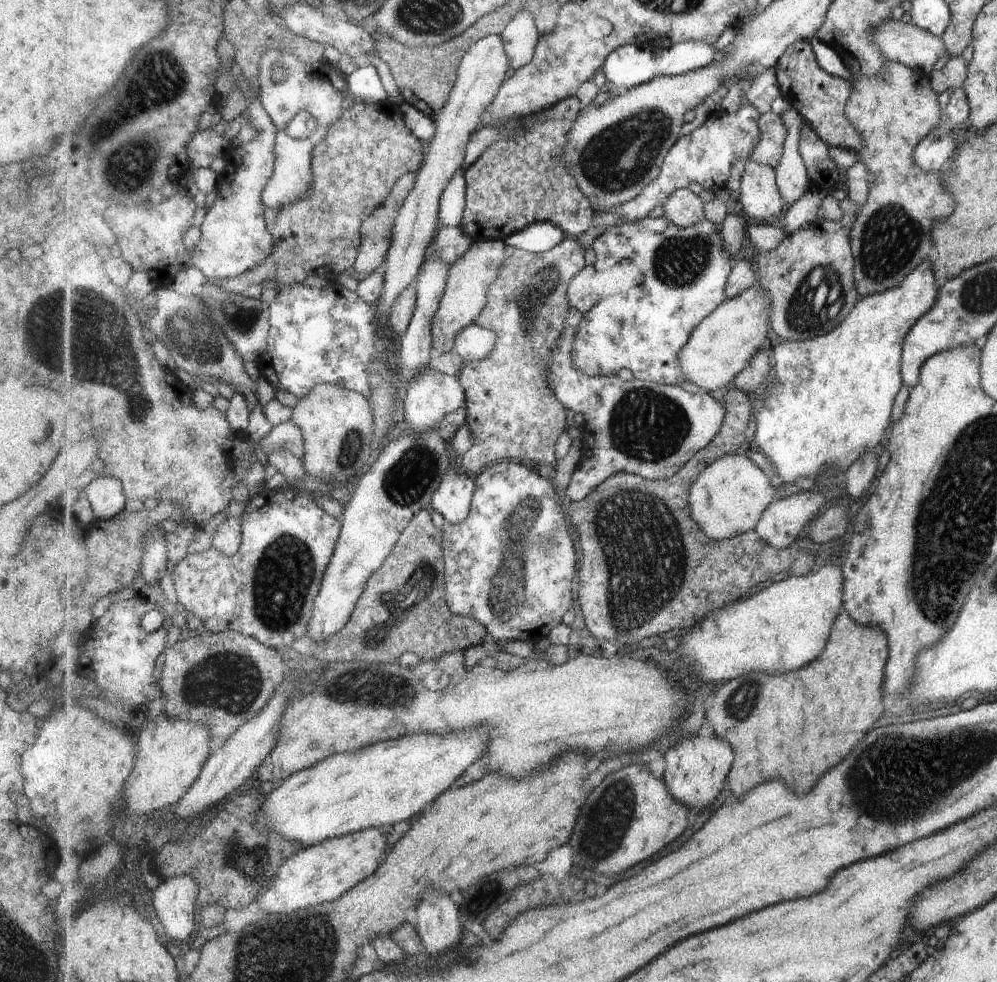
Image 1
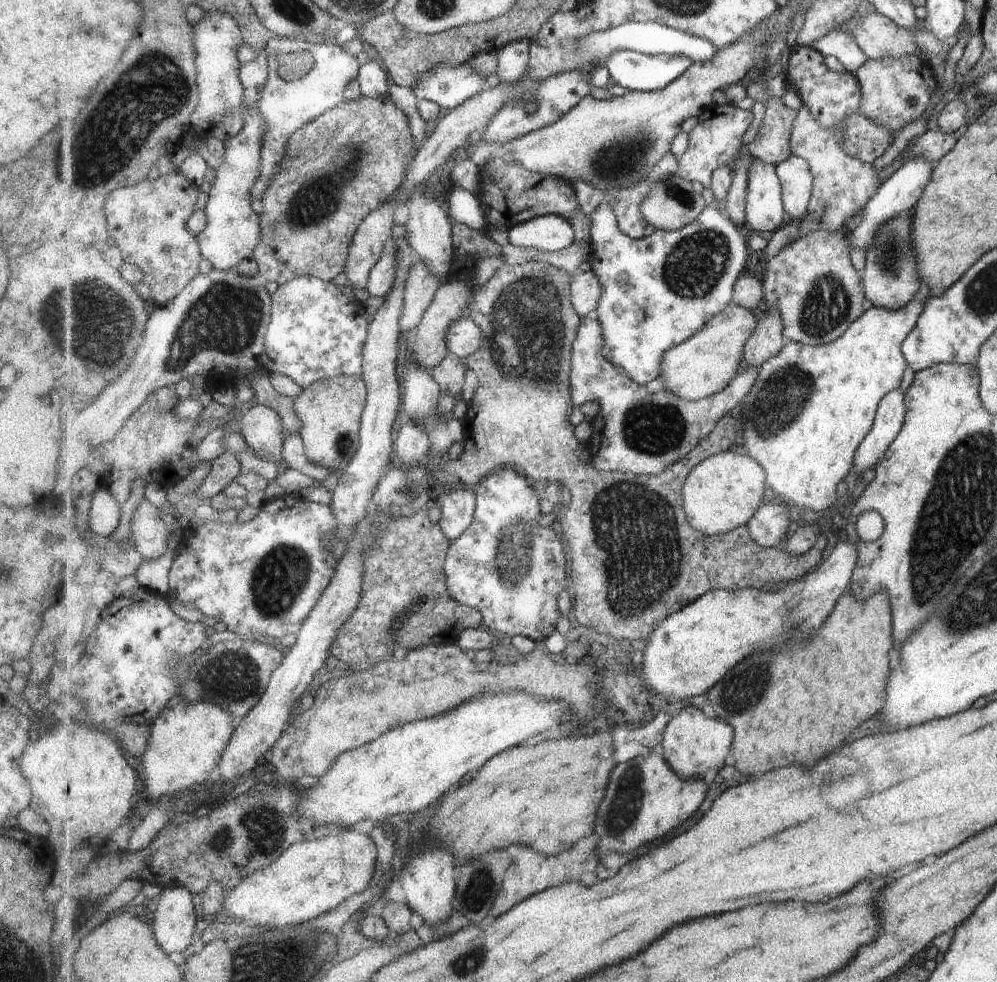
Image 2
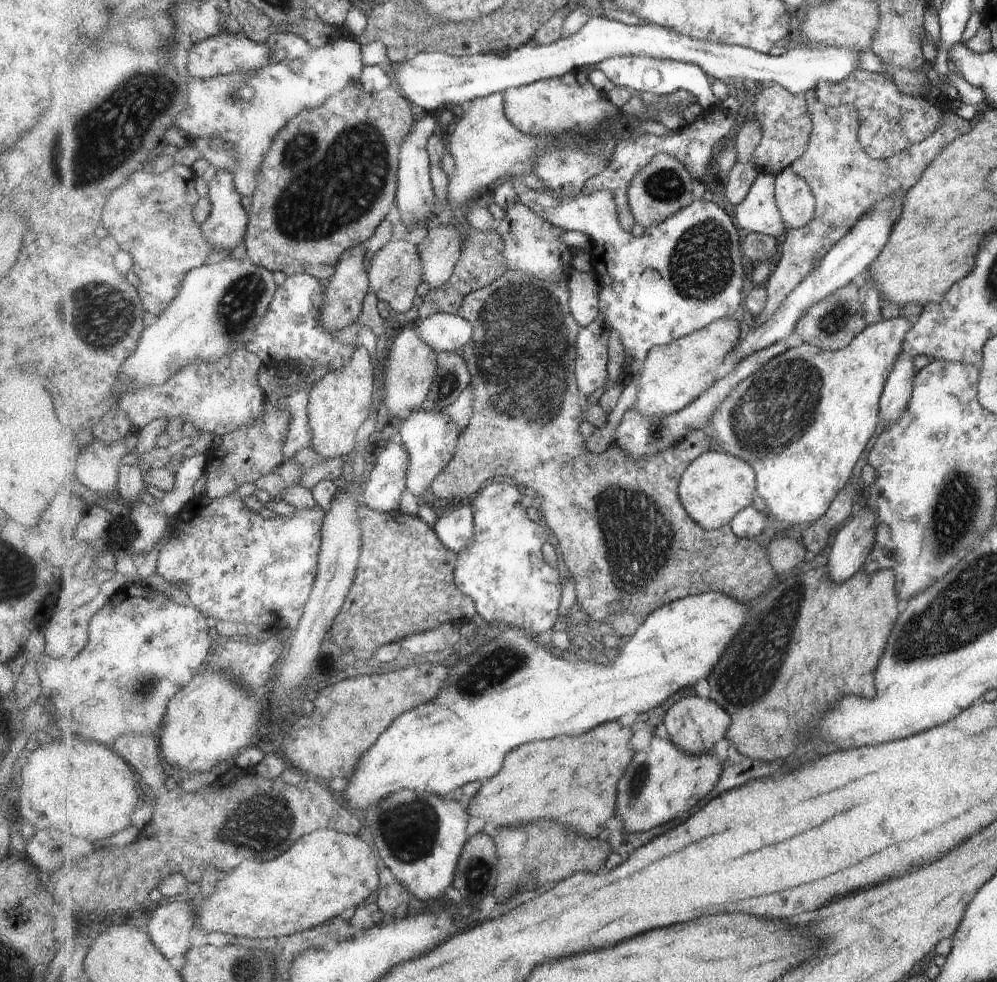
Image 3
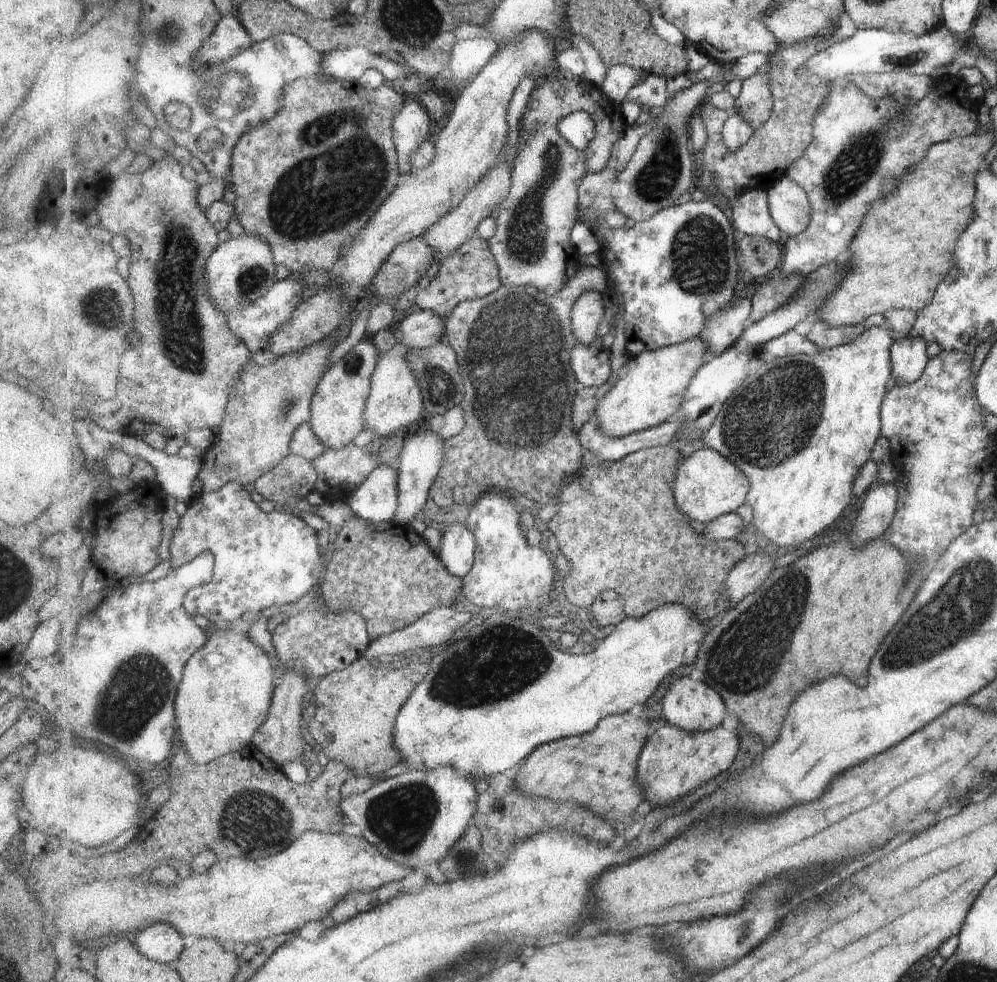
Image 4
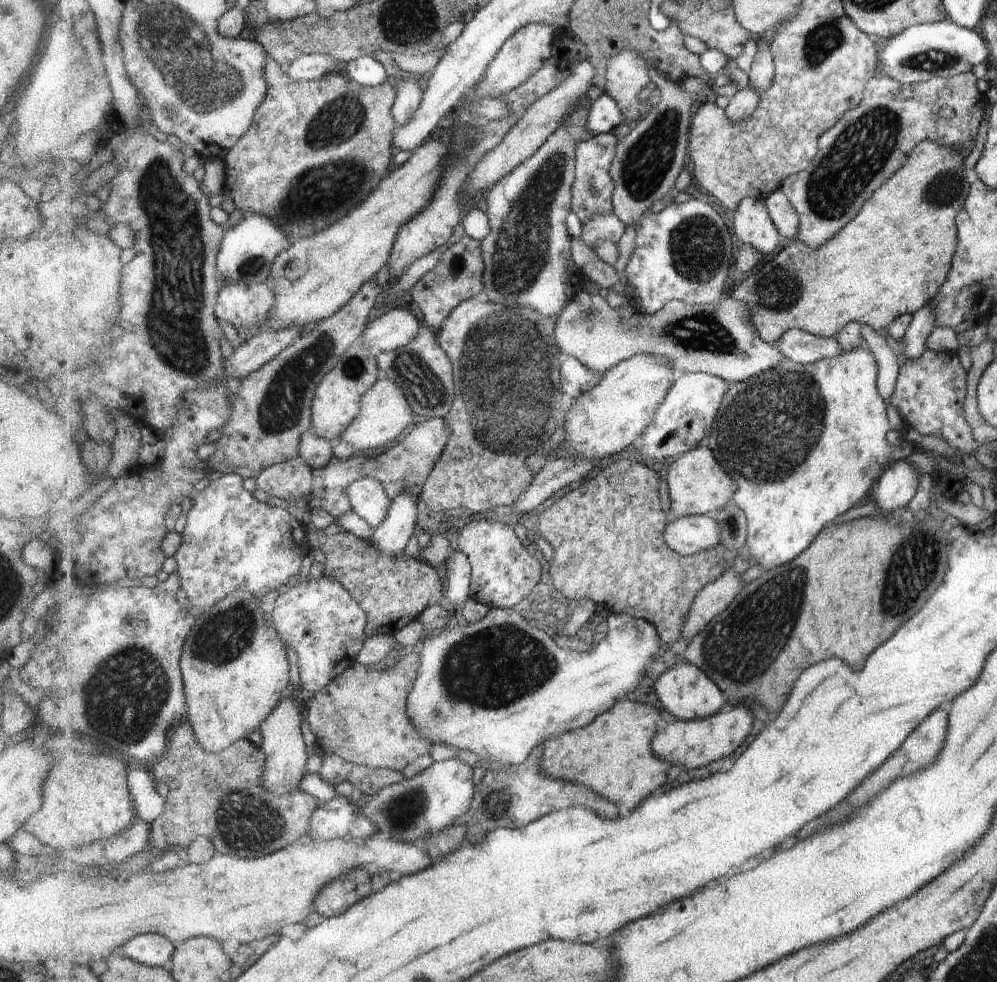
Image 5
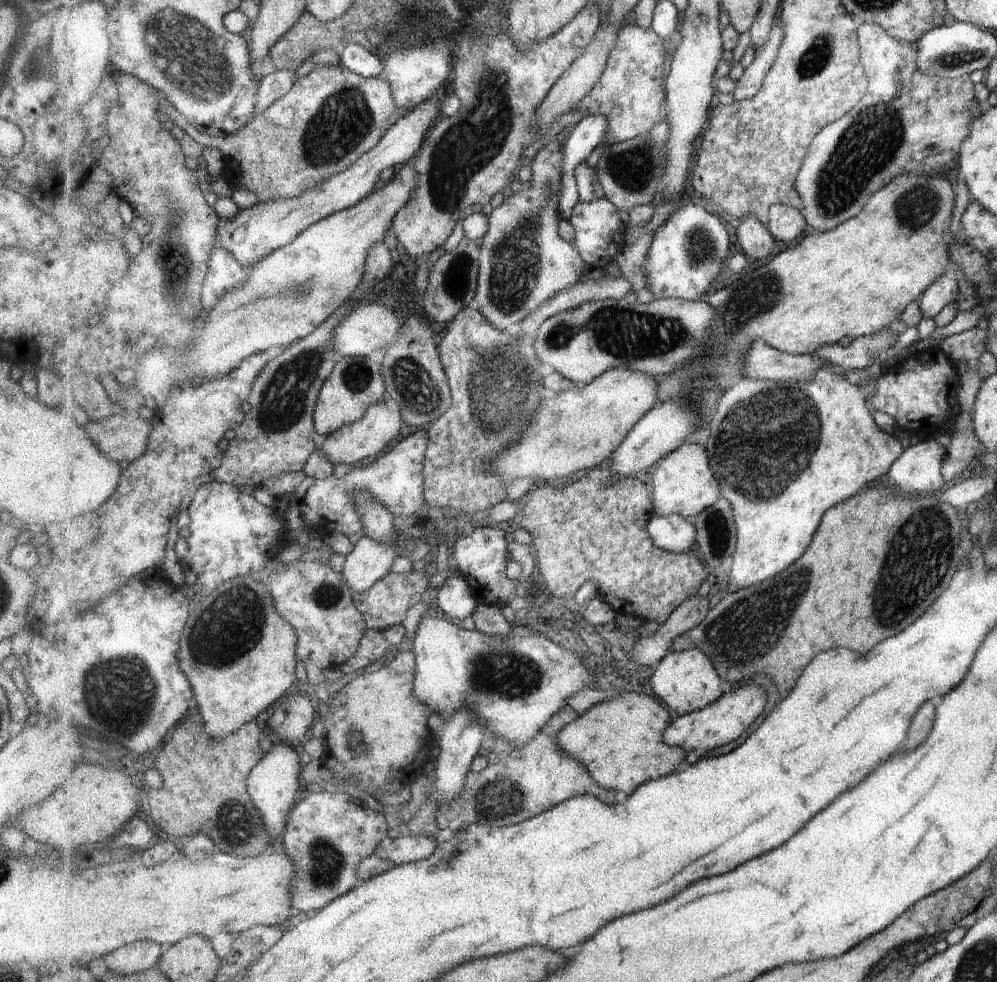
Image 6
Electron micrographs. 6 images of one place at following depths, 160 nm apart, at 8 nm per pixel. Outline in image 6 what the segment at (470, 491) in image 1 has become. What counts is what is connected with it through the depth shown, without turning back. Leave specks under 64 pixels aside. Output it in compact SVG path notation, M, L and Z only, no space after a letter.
M459 569L451 573L445 580L438 591L436 602L445 615L459 618L459 620L463 620L467 616L471 617L478 605L472 588Z

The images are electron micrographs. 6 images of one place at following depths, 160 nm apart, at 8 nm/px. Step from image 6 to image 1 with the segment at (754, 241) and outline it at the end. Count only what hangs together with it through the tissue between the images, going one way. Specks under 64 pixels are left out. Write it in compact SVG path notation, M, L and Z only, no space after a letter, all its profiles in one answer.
M751 152L747 161L743 163L744 173L739 189L740 201L738 206L749 221L754 223L766 223L766 220L769 220L769 218L779 216L779 214L785 210L785 204L788 205L787 211L790 205L781 195L781 190L776 180L776 169L769 164L755 162L755 160L753 160L753 154L755 154L755 152Z

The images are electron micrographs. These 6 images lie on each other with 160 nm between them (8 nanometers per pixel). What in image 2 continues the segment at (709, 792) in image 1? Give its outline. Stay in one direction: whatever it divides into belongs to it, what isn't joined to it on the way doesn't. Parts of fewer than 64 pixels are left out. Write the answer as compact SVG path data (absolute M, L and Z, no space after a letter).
M685 708L666 729L660 750L663 758L681 779L705 778L710 771L721 771L731 760L733 728L719 718L707 718L697 708Z

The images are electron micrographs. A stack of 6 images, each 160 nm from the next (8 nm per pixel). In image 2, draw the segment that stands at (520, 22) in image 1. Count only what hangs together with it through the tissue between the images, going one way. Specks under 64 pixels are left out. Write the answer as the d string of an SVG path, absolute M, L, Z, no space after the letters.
M529 39L515 40L497 51L497 74L501 78L501 86L505 84L509 88L509 86L521 84L521 80L529 74L529 68L531 68L530 55Z

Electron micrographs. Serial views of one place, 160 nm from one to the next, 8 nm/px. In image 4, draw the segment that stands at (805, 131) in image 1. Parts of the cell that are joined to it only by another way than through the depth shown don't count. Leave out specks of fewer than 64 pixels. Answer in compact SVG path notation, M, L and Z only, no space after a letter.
M956 76L933 78L929 94L921 100L906 99L895 95L873 99L864 98L854 87L850 90L840 81L830 84L828 99L820 106L814 120L814 139L804 155L788 168L787 174L800 184L812 204L812 219L805 232L786 237L783 242L783 262L778 273L787 278L791 275L808 277L827 264L845 255L853 242L862 221L872 205L887 199L902 178L903 172L915 167L932 144L952 138L964 137L980 129L977 119L981 101L970 101L966 97L967 86Z

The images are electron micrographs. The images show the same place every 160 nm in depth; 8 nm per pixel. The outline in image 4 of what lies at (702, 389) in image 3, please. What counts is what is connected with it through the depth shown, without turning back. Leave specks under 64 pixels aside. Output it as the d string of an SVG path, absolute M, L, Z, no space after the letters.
M701 337L669 345L654 351L645 351L628 357L626 368L617 384L598 406L595 420L612 437L641 432L673 420L682 409L688 388L697 371L711 358L710 348Z

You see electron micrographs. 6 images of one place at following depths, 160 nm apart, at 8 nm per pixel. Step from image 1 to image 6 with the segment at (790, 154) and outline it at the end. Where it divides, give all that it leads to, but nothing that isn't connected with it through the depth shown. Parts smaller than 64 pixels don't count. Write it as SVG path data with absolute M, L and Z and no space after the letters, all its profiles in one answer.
M774 204L769 211L768 229L779 241L799 242L810 231L803 212L786 204Z

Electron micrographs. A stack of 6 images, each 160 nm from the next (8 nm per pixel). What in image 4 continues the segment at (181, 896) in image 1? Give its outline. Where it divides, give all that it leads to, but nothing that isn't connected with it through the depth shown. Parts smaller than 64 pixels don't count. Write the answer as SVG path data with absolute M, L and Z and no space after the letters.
M171 923L150 924L134 936L137 949L145 952L146 957L160 963L171 964L184 952L184 936Z

